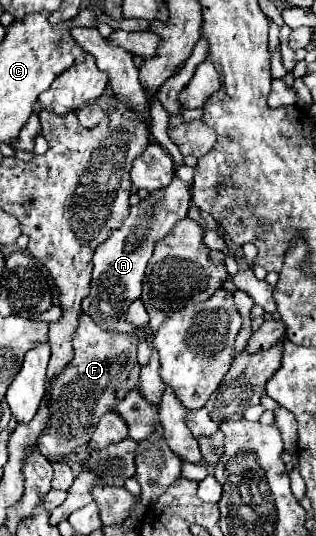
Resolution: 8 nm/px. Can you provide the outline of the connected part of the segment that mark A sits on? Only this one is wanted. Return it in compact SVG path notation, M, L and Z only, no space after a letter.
M172 178L166 188L150 192L148 198L140 200L136 206L130 206L130 216L124 220L122 228L116 230L106 242L102 242L94 252L94 272L92 272L92 292L84 298L82 308L84 314L92 316L92 320L104 330L116 332L132 332L134 326L126 322L126 312L130 302L140 298L142 280L146 272L146 264L152 258L154 244L164 238L178 220L187 217L188 208L192 204L192 188L184 184L180 178Z

